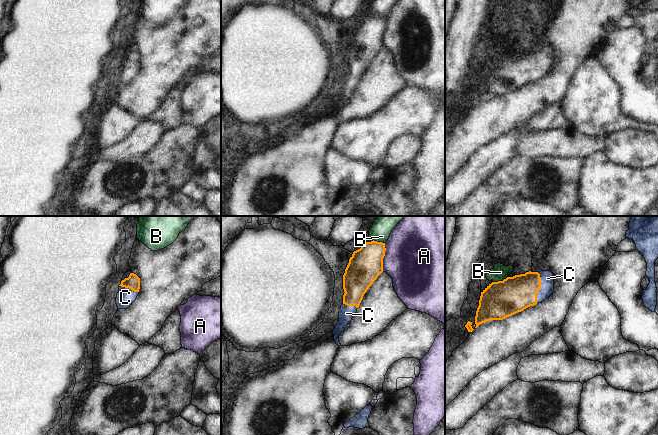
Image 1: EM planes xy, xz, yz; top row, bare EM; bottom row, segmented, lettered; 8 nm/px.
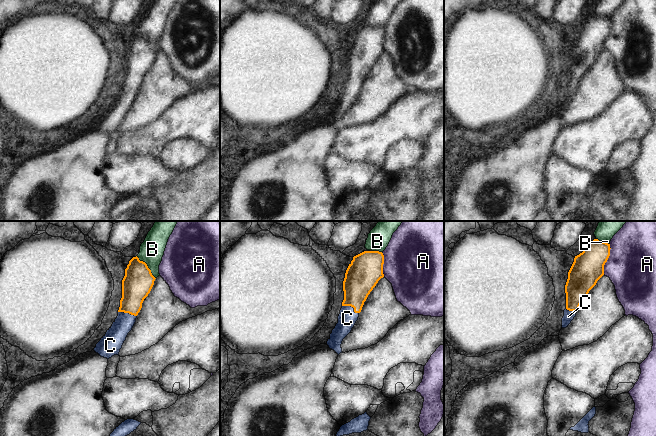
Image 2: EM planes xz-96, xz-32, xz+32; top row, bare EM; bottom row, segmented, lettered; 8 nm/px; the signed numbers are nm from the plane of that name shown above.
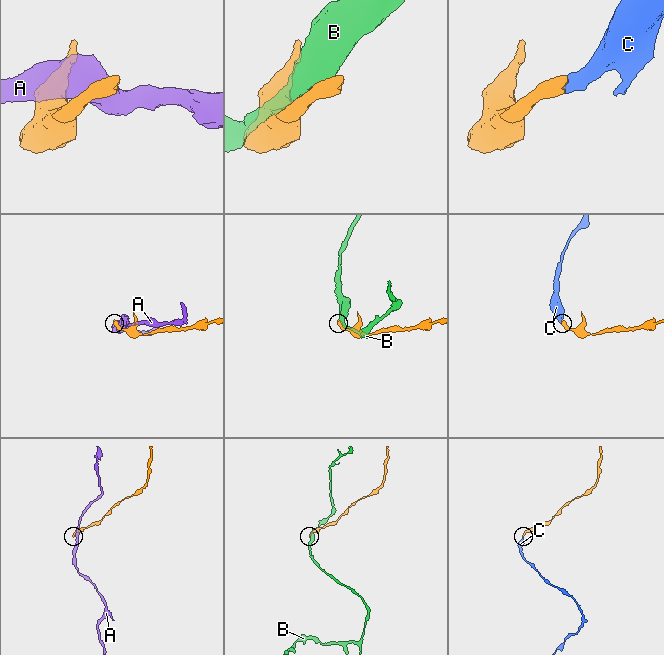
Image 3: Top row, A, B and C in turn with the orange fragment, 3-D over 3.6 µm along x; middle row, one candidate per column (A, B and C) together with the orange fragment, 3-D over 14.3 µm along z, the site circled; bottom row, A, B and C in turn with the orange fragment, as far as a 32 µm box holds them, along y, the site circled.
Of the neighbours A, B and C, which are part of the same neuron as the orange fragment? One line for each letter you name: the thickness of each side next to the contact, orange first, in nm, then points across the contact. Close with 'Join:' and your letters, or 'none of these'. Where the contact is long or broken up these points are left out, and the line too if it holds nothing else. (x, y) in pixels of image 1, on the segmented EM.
C: 280/110 nm | across yz (514, 294), (531, 288), (540, 288), (547, 278)
Join: C

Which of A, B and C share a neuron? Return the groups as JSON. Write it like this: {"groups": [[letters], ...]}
{"groups": [["A"], ["B"], ["C"]]}

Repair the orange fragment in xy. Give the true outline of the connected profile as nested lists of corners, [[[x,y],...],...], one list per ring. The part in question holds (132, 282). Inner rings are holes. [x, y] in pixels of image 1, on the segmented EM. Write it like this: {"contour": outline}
{"contour": [[[131,271],[123,275],[116,304],[118,309],[127,309],[136,300],[140,289],[140,278]]]}

